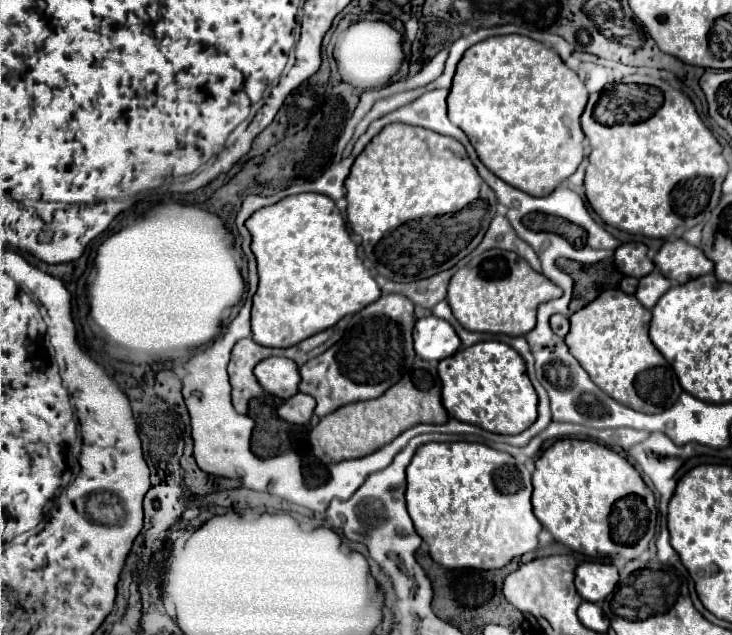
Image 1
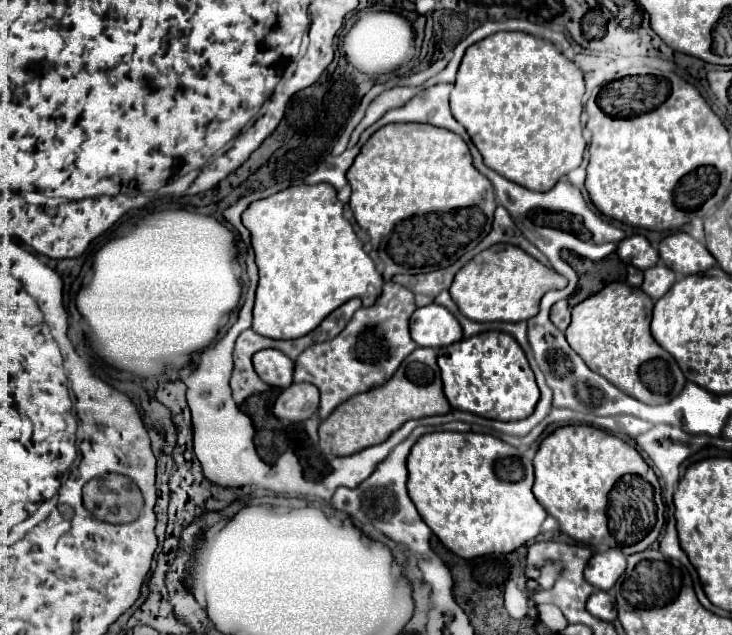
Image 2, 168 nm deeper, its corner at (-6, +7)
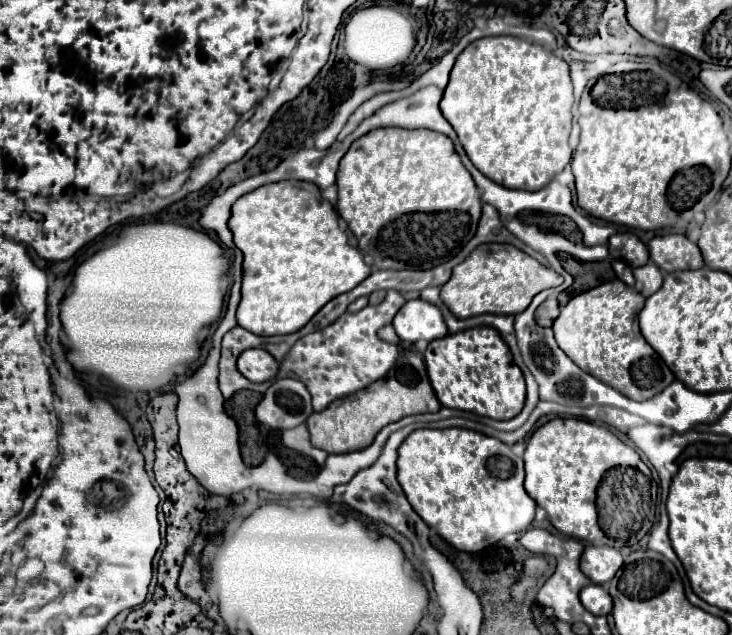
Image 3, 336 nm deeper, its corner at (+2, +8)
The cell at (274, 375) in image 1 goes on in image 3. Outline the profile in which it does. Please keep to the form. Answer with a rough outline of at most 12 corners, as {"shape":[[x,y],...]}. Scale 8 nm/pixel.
{"shape":[[249,348],[237,360],[251,382],[277,376],[277,360],[263,348]]}

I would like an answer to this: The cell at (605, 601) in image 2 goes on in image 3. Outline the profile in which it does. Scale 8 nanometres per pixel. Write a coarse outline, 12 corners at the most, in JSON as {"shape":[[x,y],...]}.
{"shape":[[589,584],[581,590],[583,608],[595,616],[613,610],[605,586]]}

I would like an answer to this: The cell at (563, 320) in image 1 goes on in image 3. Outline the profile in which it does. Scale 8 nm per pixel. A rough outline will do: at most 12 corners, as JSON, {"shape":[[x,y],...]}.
{"shape":[[553,296],[535,310],[541,326],[553,326],[559,302]]}

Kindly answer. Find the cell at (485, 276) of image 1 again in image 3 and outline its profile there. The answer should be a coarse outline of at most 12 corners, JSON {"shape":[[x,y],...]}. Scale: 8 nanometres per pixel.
{"shape":[[481,244],[441,300],[457,318],[519,314],[563,278],[511,244]]}

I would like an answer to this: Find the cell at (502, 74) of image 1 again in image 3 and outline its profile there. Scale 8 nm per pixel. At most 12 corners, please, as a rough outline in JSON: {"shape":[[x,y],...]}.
{"shape":[[513,36],[471,42],[441,112],[497,184],[571,160],[569,64]]}

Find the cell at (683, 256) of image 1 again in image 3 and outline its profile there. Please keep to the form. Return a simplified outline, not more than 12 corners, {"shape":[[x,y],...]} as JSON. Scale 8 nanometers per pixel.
{"shape":[[683,234],[655,236],[649,256],[663,272],[703,268]]}

